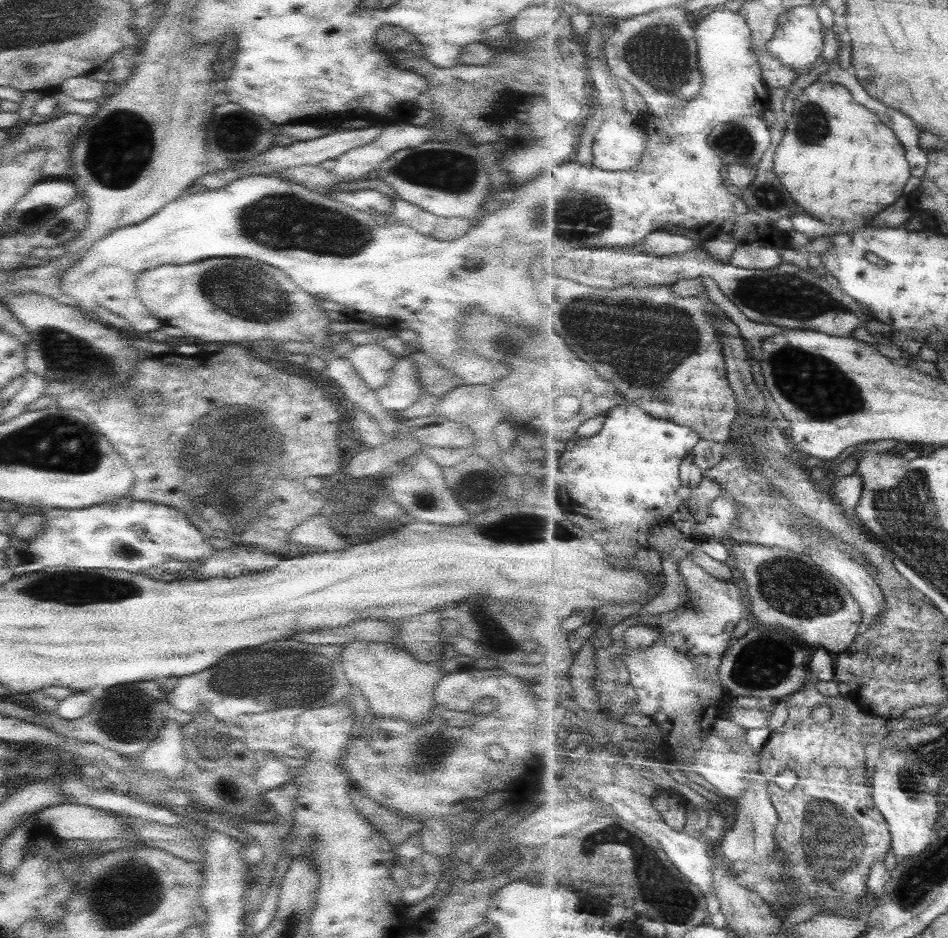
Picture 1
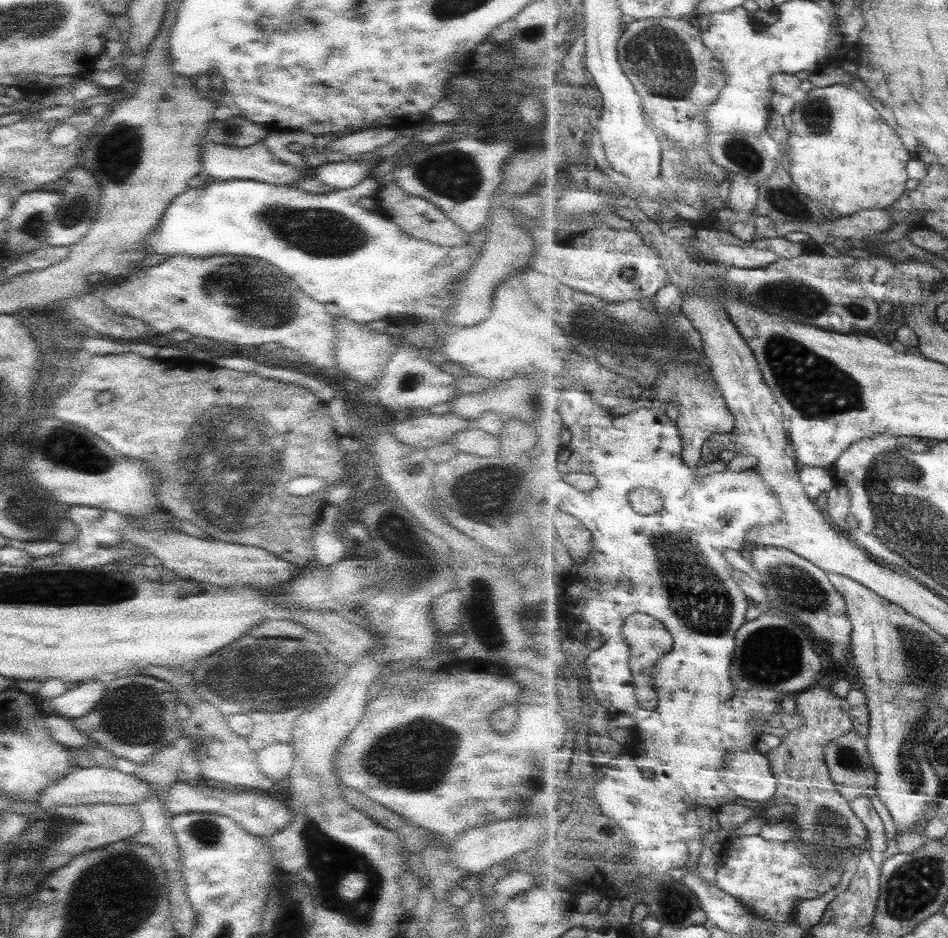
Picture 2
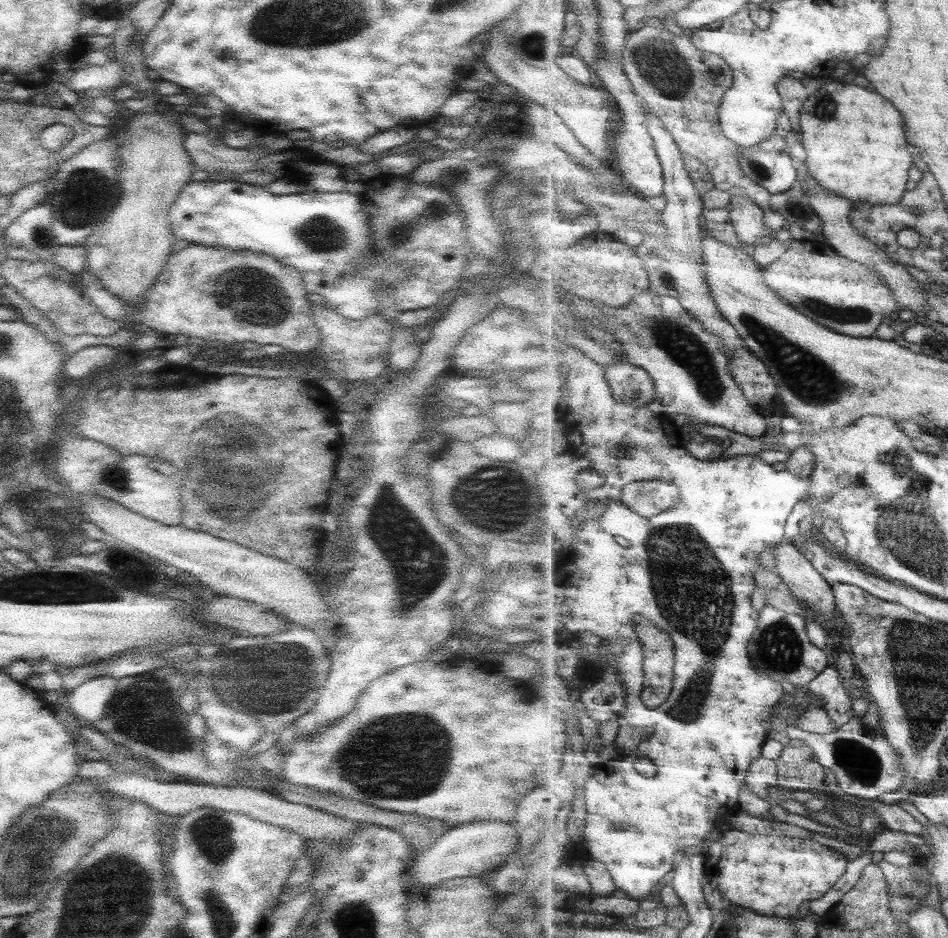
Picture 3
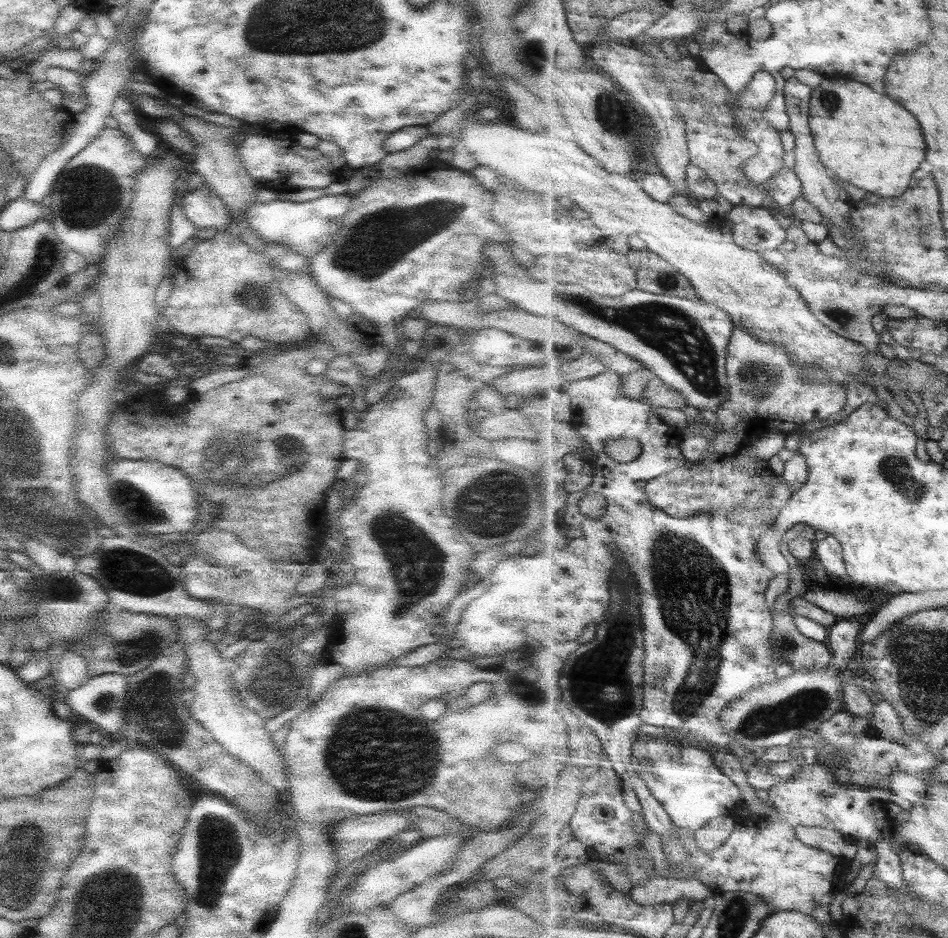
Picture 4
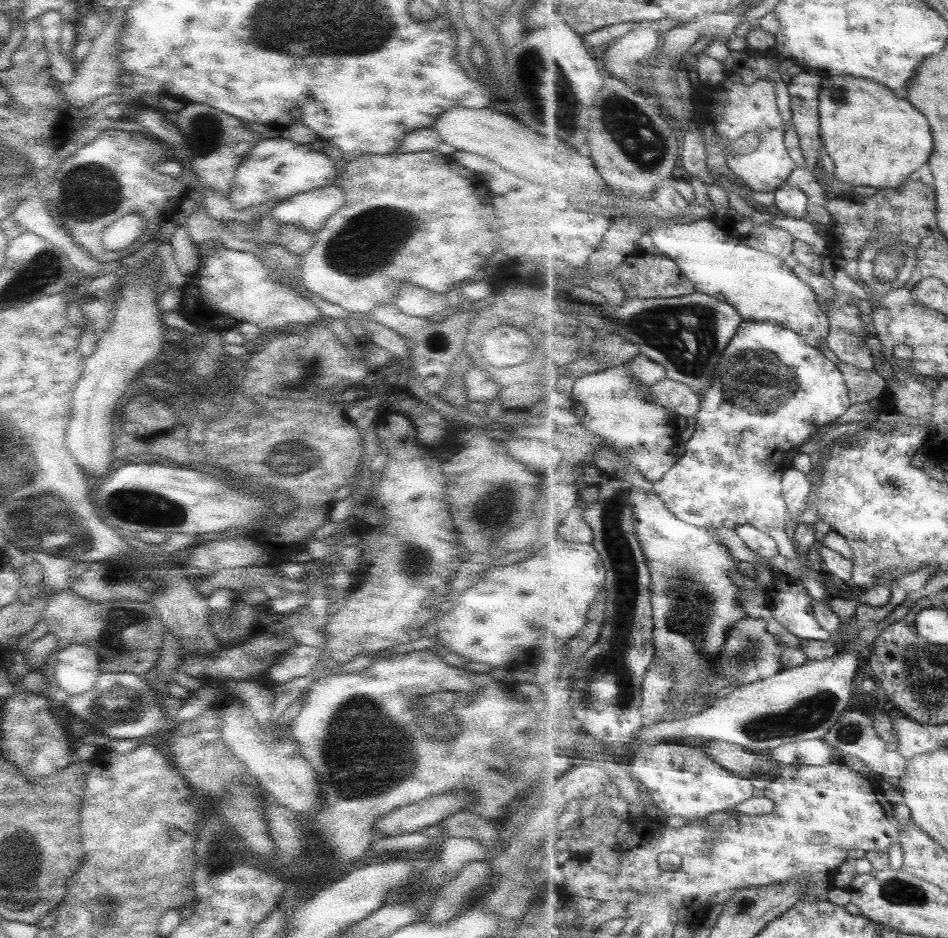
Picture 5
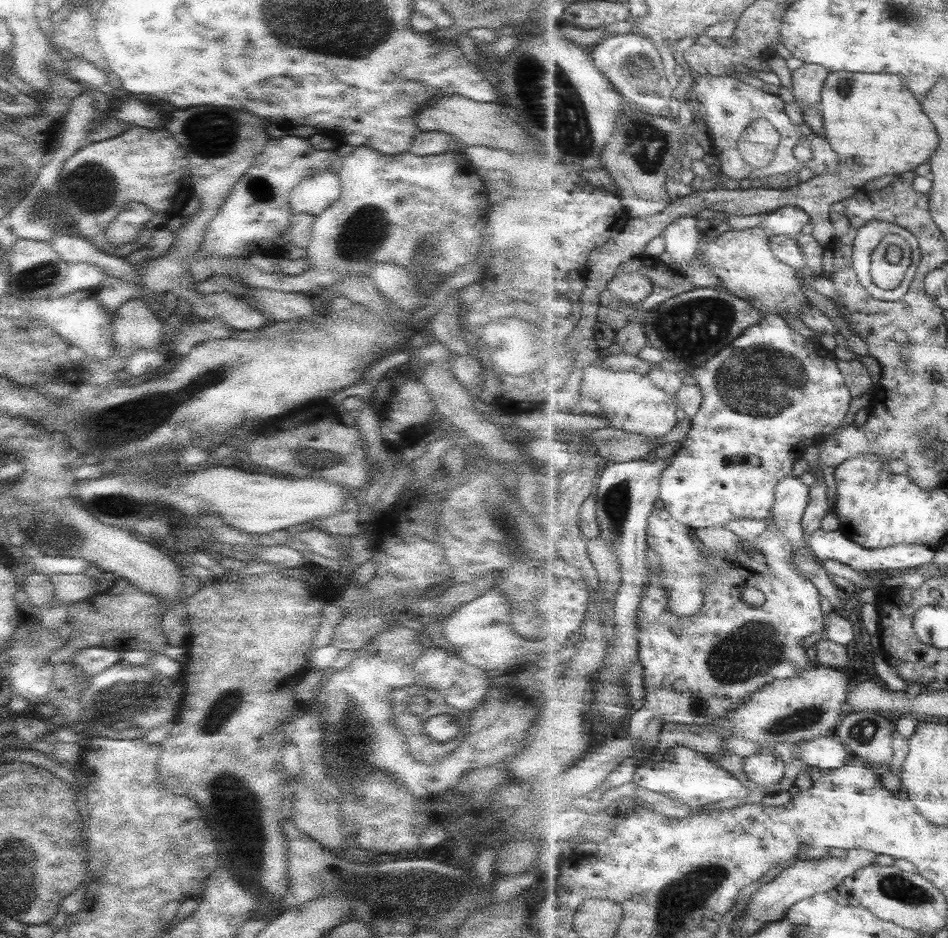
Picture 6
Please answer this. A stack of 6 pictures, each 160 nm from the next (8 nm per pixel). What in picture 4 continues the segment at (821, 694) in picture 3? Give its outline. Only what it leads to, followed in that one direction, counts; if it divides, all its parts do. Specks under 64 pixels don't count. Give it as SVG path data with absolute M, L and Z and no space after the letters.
M841 620L831 626L827 645L830 647L834 654L833 660L830 662L830 670L832 671L832 676L833 670L838 670L838 668L840 668L840 670L845 670L851 656L853 656L853 654L859 650L859 641L857 641L859 632L862 632L861 624L855 620Z

